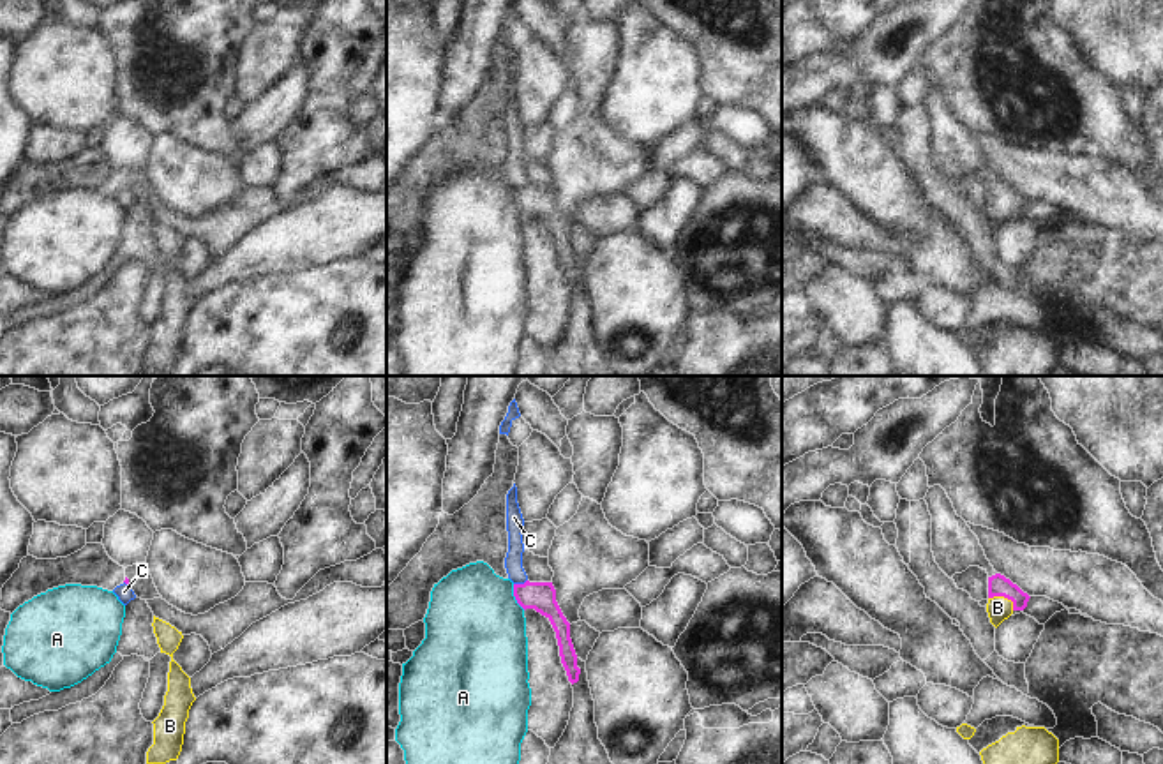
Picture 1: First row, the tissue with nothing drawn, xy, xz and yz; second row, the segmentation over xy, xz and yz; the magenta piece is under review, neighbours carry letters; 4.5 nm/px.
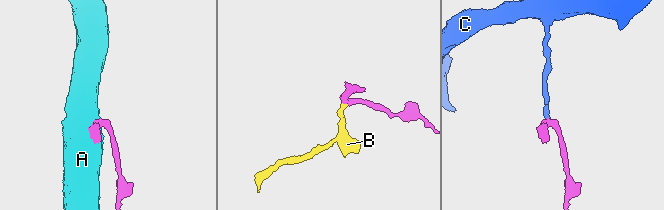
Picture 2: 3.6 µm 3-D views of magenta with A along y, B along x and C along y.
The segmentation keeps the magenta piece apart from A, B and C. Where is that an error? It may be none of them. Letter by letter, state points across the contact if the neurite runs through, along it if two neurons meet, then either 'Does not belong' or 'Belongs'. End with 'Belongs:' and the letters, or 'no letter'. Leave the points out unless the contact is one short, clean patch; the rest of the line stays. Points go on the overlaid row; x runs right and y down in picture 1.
A: Boundary: xz (512, 584), (512, 595), (525, 609). Does not belong
B: Path across: yz (997, 584), (1005, 597), (997, 607). Belongs
C: Boundary: xz (526, 579), (514, 584). Does not belong
Belongs: B

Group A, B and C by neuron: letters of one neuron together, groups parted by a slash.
A / B / C

